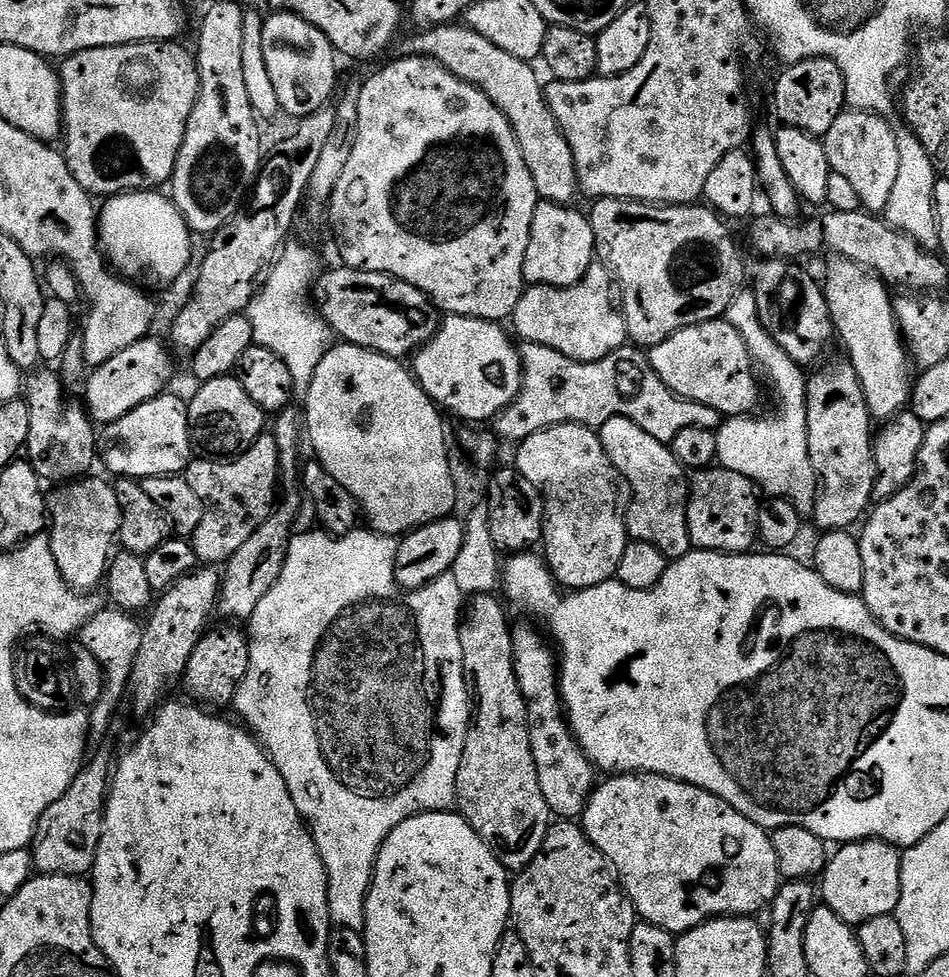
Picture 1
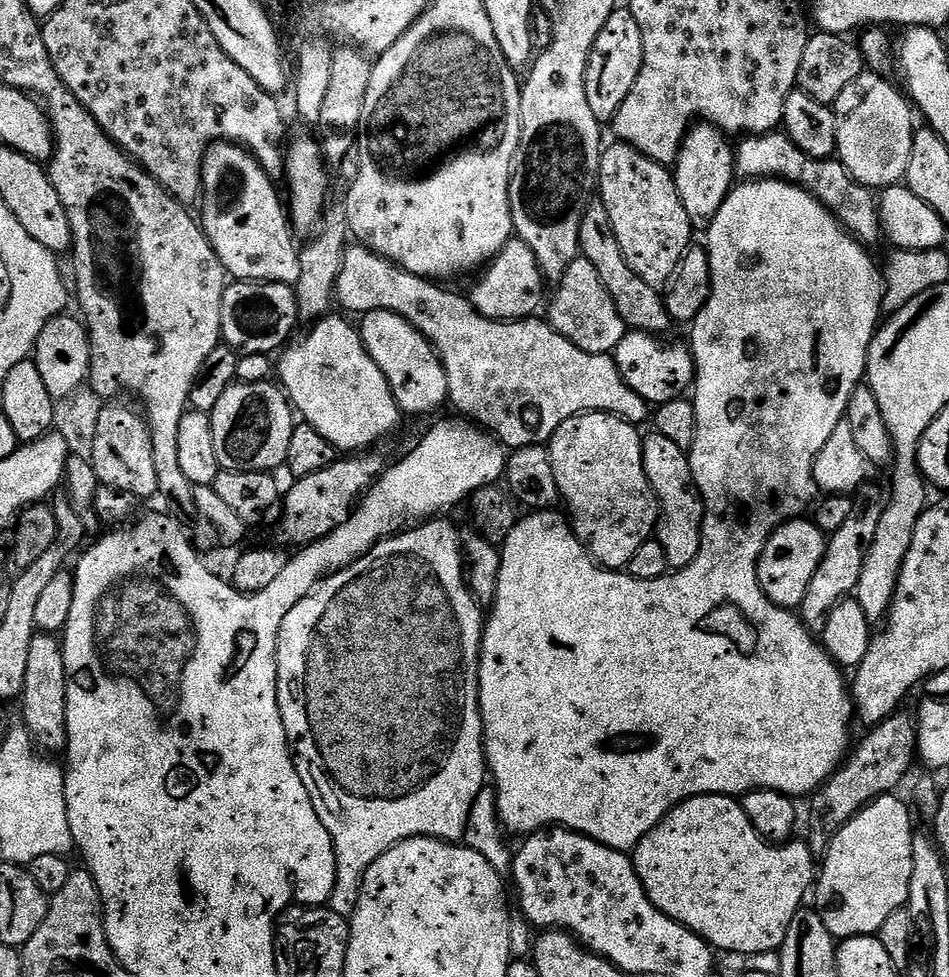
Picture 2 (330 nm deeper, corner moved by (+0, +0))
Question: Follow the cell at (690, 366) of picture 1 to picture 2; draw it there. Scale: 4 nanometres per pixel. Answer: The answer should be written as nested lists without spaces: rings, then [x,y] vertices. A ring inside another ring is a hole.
[[[625,331],[622,342],[618,342],[614,353],[614,359],[626,386],[634,390],[649,405],[659,406],[679,400],[684,392],[693,387],[696,378],[696,362],[692,358],[691,351],[680,344],[663,344],[665,341],[658,336],[652,336],[649,332]]]

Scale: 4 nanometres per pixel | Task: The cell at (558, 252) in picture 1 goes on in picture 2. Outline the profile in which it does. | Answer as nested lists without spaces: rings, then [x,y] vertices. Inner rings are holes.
[[[513,238],[508,241],[502,251],[492,259],[492,263],[483,269],[480,281],[473,286],[470,291],[470,299],[476,311],[481,312],[486,318],[491,320],[527,320],[535,317],[536,312],[546,300],[546,292],[544,296],[544,284],[546,285],[546,278],[542,274],[542,270],[538,266],[538,258],[534,258],[534,252],[530,250],[530,246],[526,246],[526,242],[522,242],[518,238]]]

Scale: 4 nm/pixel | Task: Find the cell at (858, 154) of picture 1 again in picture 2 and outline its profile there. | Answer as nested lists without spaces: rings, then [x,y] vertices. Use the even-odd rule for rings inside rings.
[[[865,70],[861,76],[854,78],[854,82],[850,82],[850,86],[846,86],[846,90],[842,90],[842,94],[838,94],[836,103],[834,105],[834,111],[836,114],[836,125],[838,126],[838,142],[836,143],[836,156],[841,164],[846,166],[846,170],[852,175],[855,180],[860,184],[865,184],[867,188],[873,190],[883,190],[889,188],[892,184],[901,183],[907,177],[908,167],[910,166],[910,150],[912,149],[912,133],[914,131],[914,125],[912,125],[912,112],[914,116],[914,108],[910,103],[907,95],[899,87],[896,88],[888,81],[887,75],[871,70]]]

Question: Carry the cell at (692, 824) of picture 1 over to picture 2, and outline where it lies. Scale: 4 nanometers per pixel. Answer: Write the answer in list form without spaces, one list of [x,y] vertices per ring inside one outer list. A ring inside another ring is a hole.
[[[692,796],[682,801],[677,808],[671,808],[666,815],[636,844],[634,849],[634,863],[640,884],[644,892],[650,898],[650,902],[662,914],[666,914],[674,922],[686,926],[694,934],[698,934],[706,943],[711,944],[713,949],[724,952],[737,952],[740,958],[750,954],[762,954],[763,952],[779,952],[784,945],[786,930],[790,930],[790,922],[794,914],[800,911],[805,903],[804,895],[811,893],[814,881],[818,876],[818,860],[808,849],[803,839],[793,838],[783,844],[773,844],[762,839],[754,830],[750,818],[744,813],[744,805],[739,799],[730,796]]]

